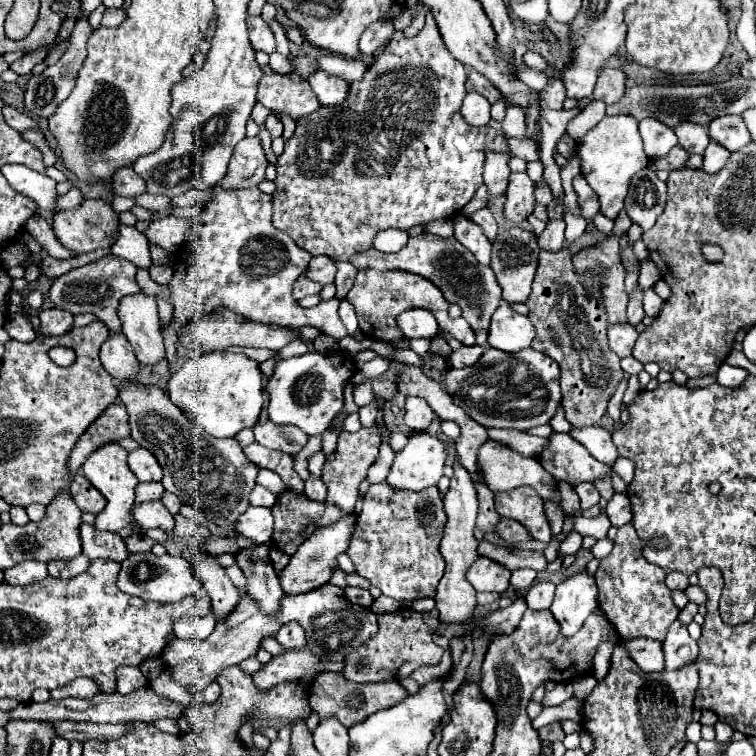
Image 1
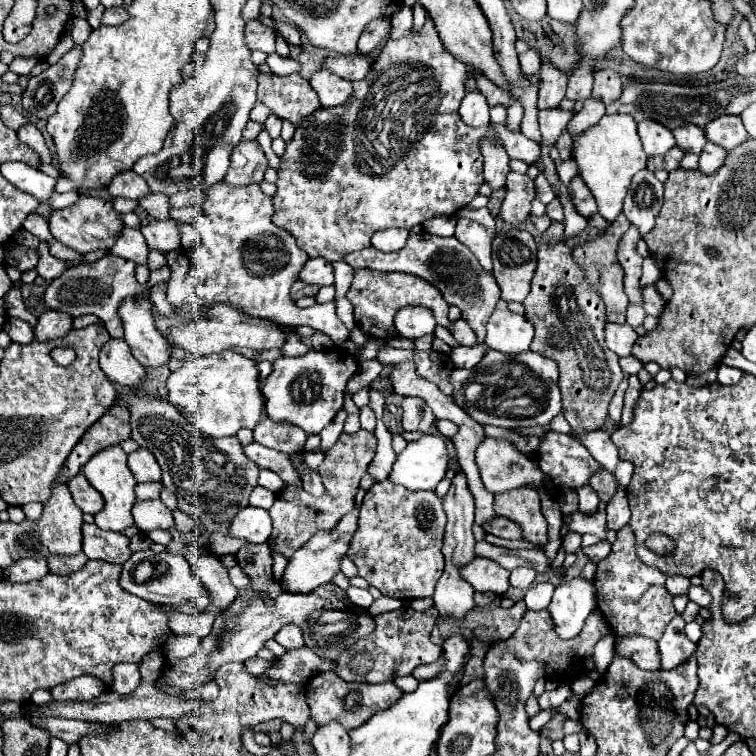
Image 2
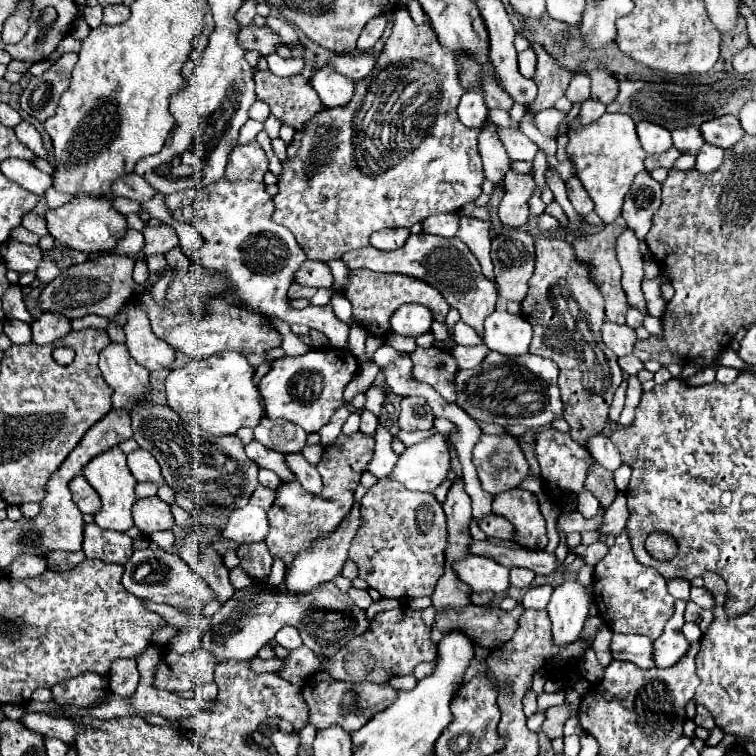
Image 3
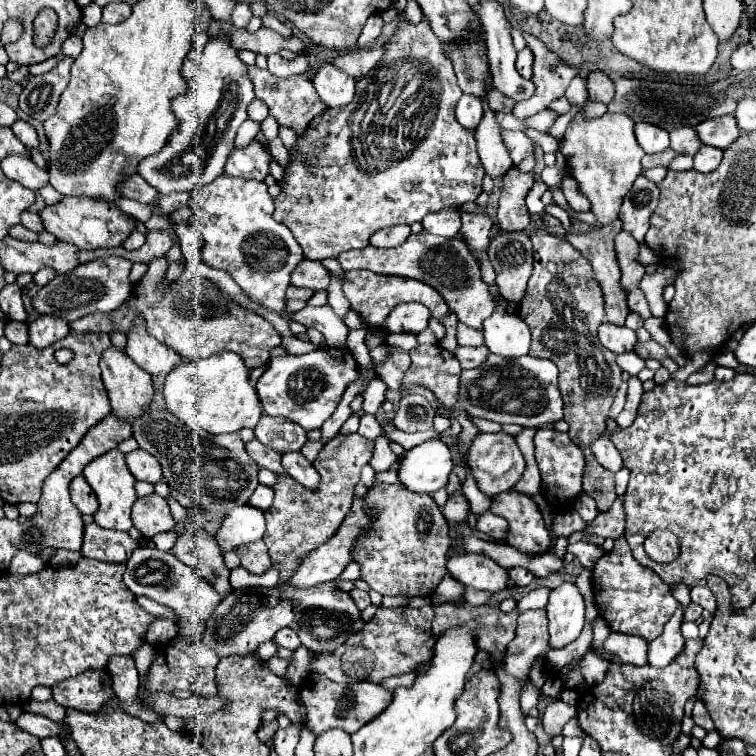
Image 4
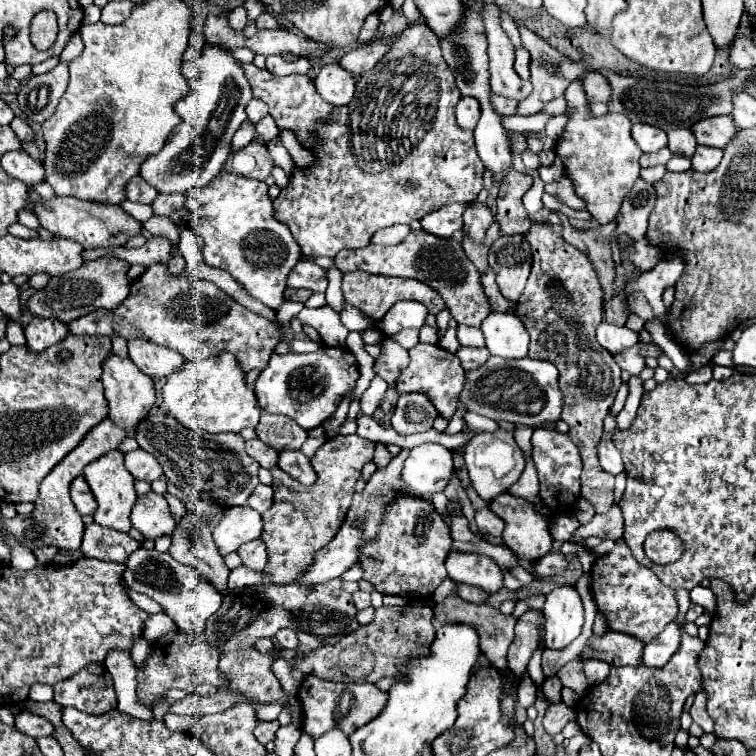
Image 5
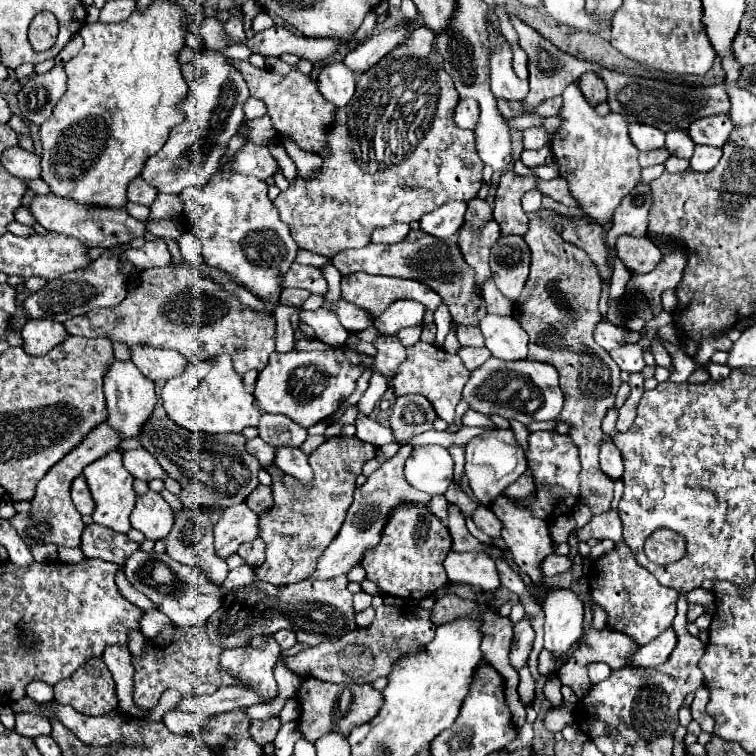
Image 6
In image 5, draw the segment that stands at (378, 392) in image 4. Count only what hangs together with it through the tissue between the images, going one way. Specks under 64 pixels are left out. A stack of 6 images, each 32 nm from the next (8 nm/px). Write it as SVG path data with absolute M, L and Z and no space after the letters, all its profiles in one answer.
M374 376L374 378L372 378L368 390L366 390L364 396L360 398L360 410L362 410L362 414L372 414L372 412L378 408L378 404L380 404L382 398L384 398L386 388L388 388L388 384L386 384L380 376Z

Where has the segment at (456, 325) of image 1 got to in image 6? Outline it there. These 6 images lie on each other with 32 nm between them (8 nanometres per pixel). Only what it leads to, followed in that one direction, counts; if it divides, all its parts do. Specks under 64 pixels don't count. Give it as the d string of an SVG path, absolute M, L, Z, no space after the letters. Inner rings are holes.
M350 274L342 278L342 298L362 306L364 310L372 312L374 316L380 316L388 304L400 298L410 298L420 304L424 304L428 310L436 310L442 302L442 298L428 288L426 284L420 284L416 280L404 280L404 278L386 278L386 276L368 276L368 274ZM459 325L456 336L462 346L484 346L484 336L478 326Z

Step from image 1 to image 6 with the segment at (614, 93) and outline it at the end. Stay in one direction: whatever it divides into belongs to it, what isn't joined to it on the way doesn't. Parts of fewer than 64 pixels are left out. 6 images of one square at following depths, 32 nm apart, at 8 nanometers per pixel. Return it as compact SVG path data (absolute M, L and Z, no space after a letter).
M592 72L580 76L578 88L580 88L580 92L584 94L584 98L588 100L590 106L606 102L606 88L604 88L604 82L600 80L600 76L596 76Z

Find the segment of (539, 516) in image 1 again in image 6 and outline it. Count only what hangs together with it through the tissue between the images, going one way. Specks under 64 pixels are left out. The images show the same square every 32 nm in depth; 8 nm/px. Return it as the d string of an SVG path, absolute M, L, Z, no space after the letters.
M498 496L490 504L490 510L502 522L502 540L512 550L514 560L520 566L520 570L530 576L532 584L536 586L536 598L540 600L540 604L544 604L548 592L554 590L554 588L544 588L546 582L544 582L544 574L540 570L542 560L552 554L552 540L548 536L548 524L544 524L544 520L532 520L532 516L528 516L528 512L524 512L524 508L512 508L512 504L508 504L508 498L506 496Z

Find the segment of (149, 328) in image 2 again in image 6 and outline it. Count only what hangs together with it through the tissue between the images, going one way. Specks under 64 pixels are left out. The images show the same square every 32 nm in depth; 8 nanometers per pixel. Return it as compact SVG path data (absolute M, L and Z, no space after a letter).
M130 348L130 350L132 350L132 362L154 384L170 380L180 372L184 372L186 360L178 352L160 348Z

